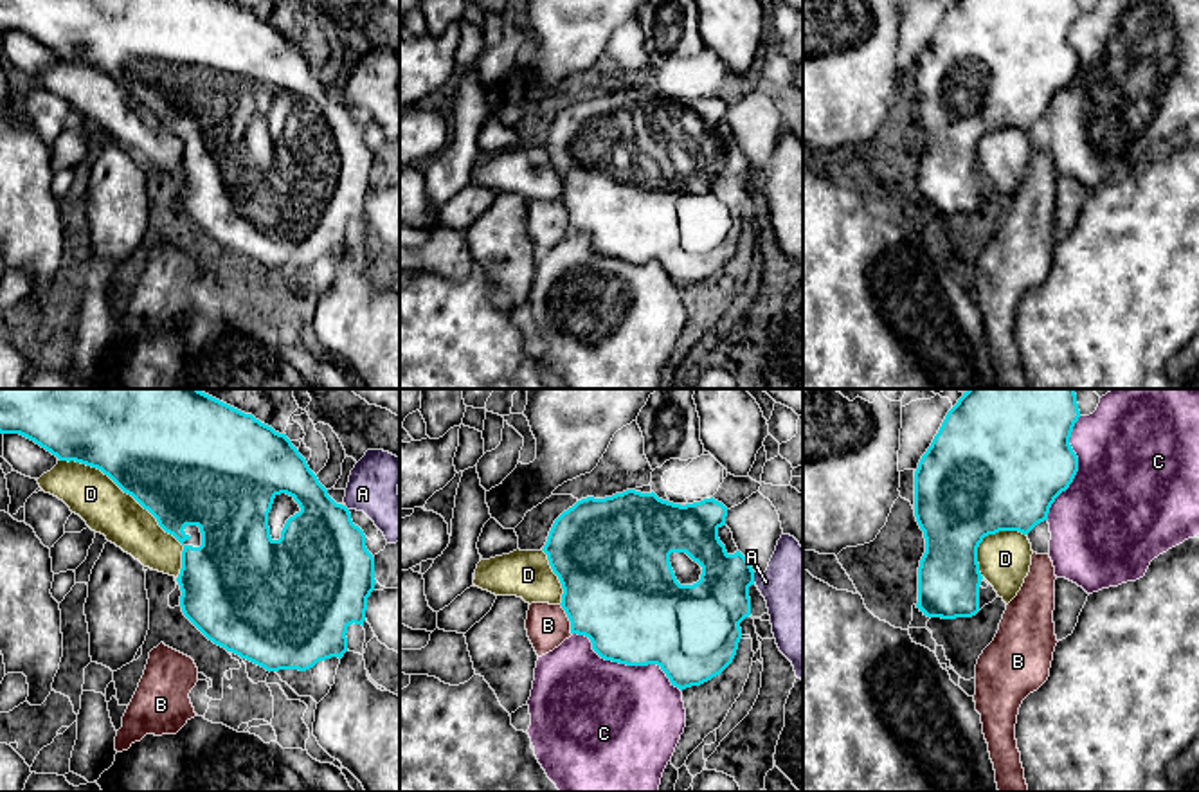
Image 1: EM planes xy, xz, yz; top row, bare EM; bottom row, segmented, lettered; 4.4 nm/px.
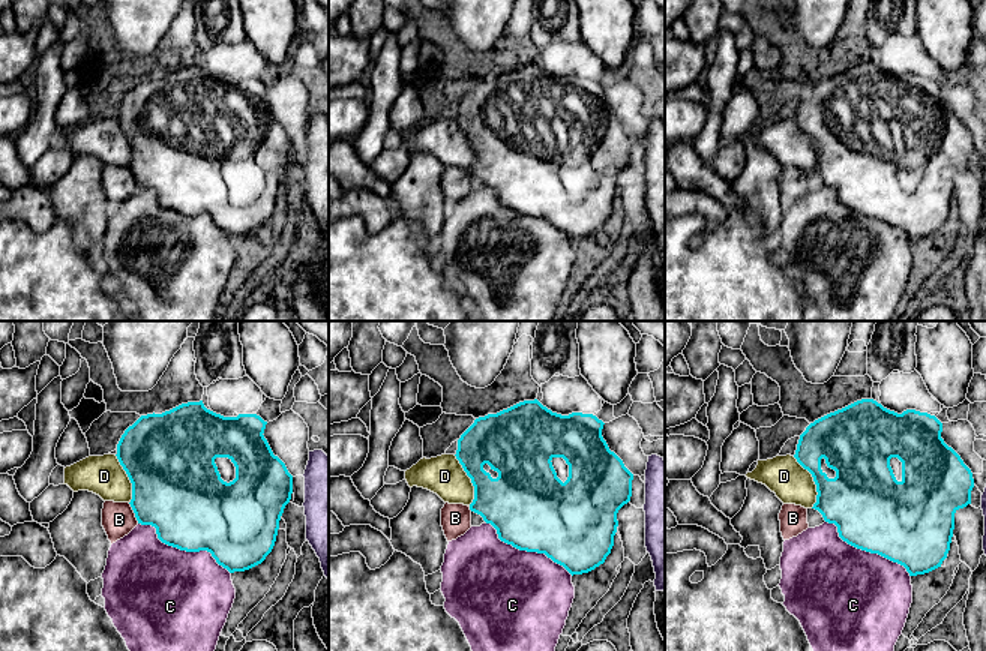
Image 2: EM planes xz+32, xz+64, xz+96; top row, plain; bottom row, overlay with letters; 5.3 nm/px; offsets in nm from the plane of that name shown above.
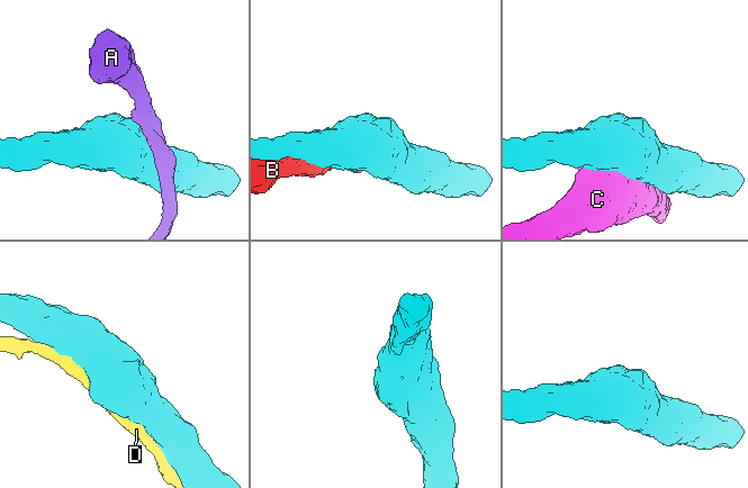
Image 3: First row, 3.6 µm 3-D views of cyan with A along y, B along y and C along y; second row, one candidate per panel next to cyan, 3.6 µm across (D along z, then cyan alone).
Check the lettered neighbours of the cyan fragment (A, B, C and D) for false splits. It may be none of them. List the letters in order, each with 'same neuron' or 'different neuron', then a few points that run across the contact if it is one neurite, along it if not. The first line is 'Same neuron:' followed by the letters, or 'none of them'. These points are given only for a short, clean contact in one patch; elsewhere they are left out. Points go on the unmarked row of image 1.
Same neuron: D
A: different neuron | xz (753, 170), (755, 179)
B: different neuron
C: different neuron
D: same neuron

